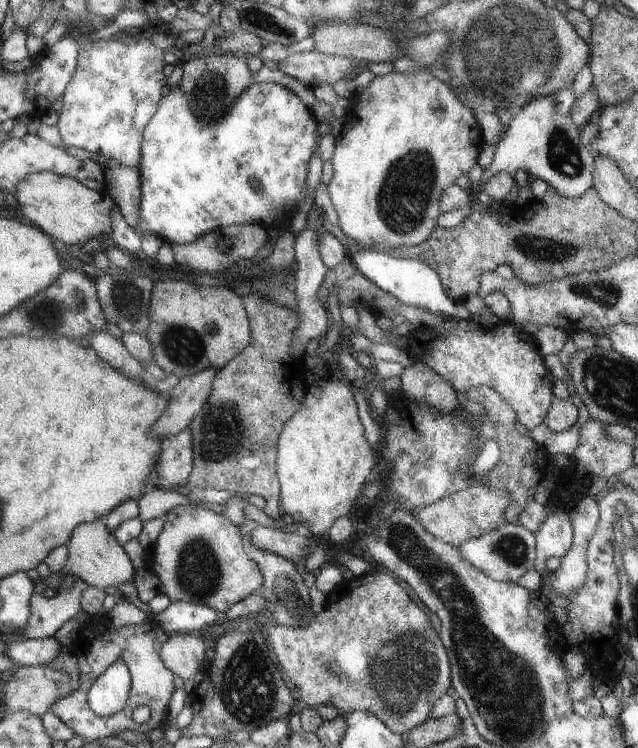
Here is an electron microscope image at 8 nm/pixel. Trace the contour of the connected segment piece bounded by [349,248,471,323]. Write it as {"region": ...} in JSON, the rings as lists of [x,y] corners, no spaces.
{"region":[[[370,248],[359,250],[349,256],[349,260],[357,272],[375,284],[383,293],[393,296],[399,303],[437,312],[457,321],[471,322],[471,314],[465,310],[462,302],[451,300],[441,292],[439,276],[429,266],[413,259],[388,256],[383,251],[377,252]]]}

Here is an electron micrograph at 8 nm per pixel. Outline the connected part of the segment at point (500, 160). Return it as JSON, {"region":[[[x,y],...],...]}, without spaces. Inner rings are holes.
{"region":[[[571,87],[561,88],[553,94],[533,98],[531,102],[521,106],[497,142],[493,160],[489,166],[483,168],[479,184],[482,185],[482,182],[486,182],[497,172],[514,175],[517,170],[522,170],[547,183],[561,196],[581,196],[585,190],[592,188],[592,166],[595,158],[589,147],[583,146],[579,141],[581,130],[569,118],[574,100]]]}

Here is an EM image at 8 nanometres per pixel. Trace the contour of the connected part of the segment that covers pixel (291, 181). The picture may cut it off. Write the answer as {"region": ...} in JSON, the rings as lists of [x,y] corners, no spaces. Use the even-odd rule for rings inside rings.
{"region":[[[253,82],[231,102],[229,108],[225,108],[225,114],[215,118],[215,120],[199,120],[193,110],[189,108],[183,92],[178,87],[166,88],[161,100],[157,102],[157,108],[153,112],[153,116],[147,120],[147,124],[141,130],[141,145],[139,146],[139,164],[137,164],[137,172],[139,176],[139,210],[137,210],[137,220],[131,226],[131,230],[137,236],[145,236],[145,234],[153,234],[159,240],[167,244],[189,244],[193,240],[197,240],[199,236],[203,236],[213,230],[222,228],[226,225],[245,225],[259,224],[264,229],[281,230],[283,233],[287,230],[288,223],[297,212],[301,200],[305,198],[305,178],[307,176],[307,166],[309,160],[313,158],[313,152],[319,140],[317,133],[318,123],[310,112],[310,108],[303,105],[303,102],[281,86],[272,83]],[[257,180],[255,188],[251,186],[251,182]]]}

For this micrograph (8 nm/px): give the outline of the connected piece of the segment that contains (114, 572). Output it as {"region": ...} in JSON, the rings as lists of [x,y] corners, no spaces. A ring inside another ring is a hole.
{"region":[[[95,518],[93,522],[75,526],[66,543],[67,562],[63,566],[63,571],[72,574],[76,579],[83,580],[88,586],[114,593],[119,584],[133,582],[135,570],[122,546],[115,541],[112,534],[105,528],[103,518]]]}

